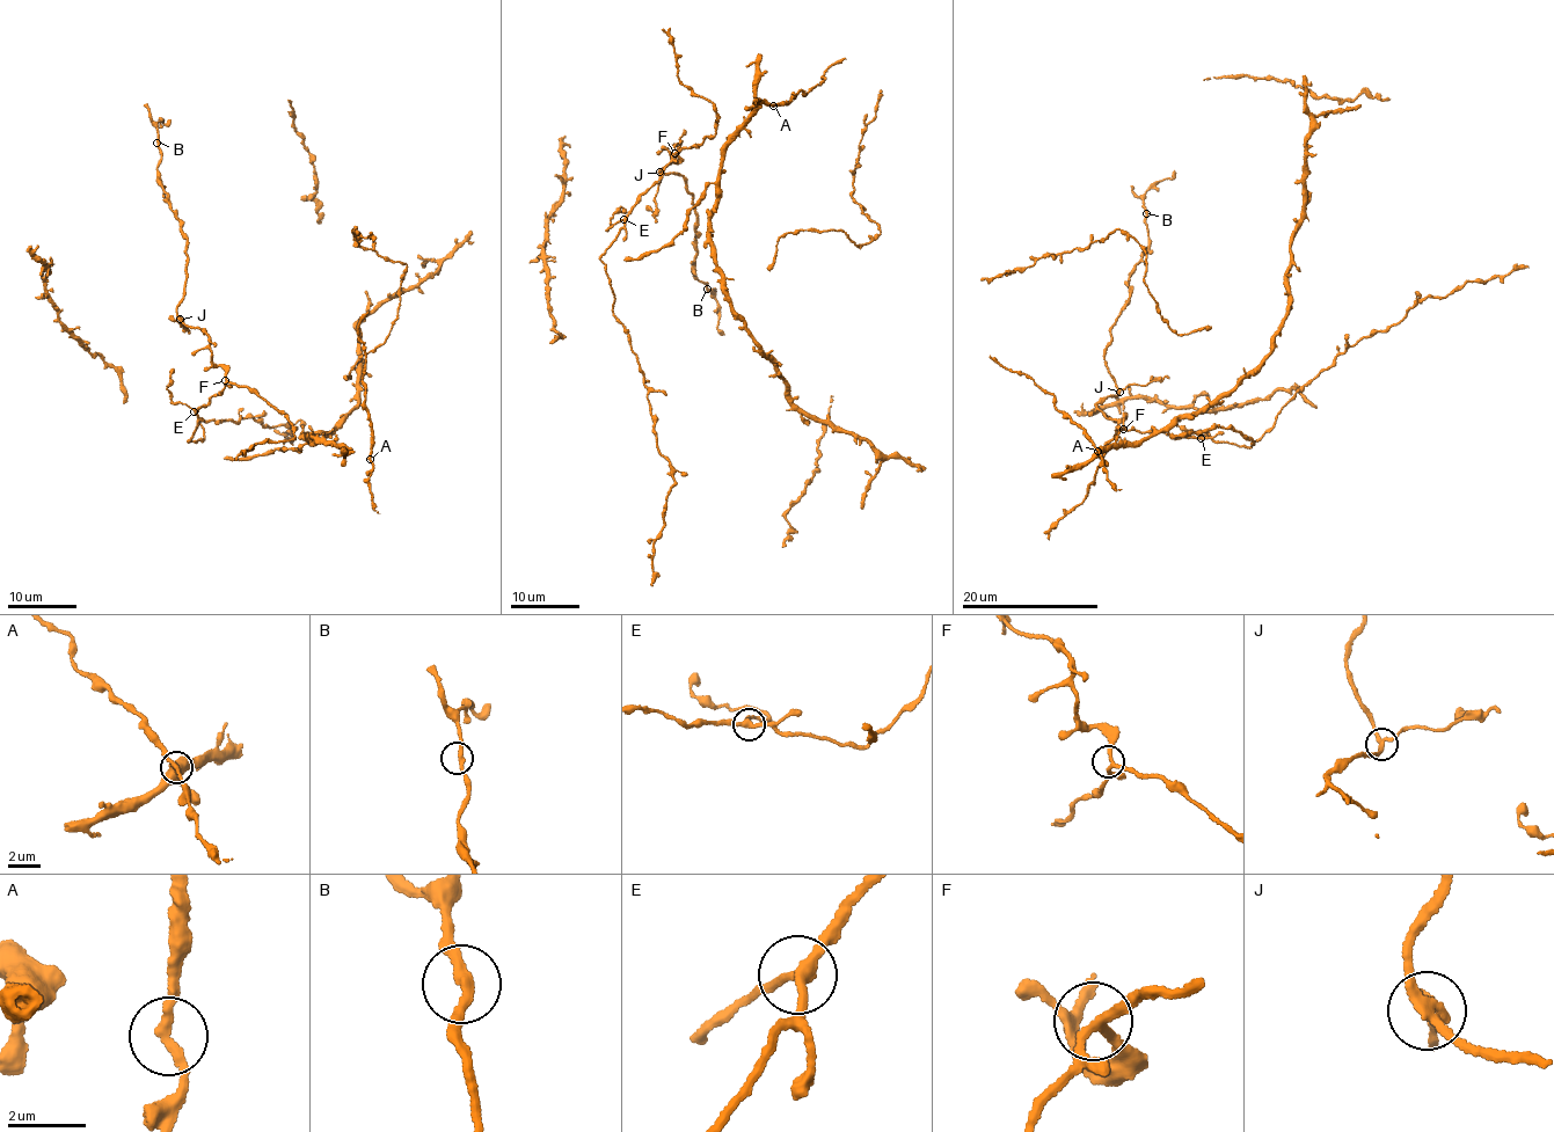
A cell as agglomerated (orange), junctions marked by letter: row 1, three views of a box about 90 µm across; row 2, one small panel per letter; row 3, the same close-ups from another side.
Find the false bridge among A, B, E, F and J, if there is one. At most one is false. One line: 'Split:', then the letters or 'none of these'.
Split: J

